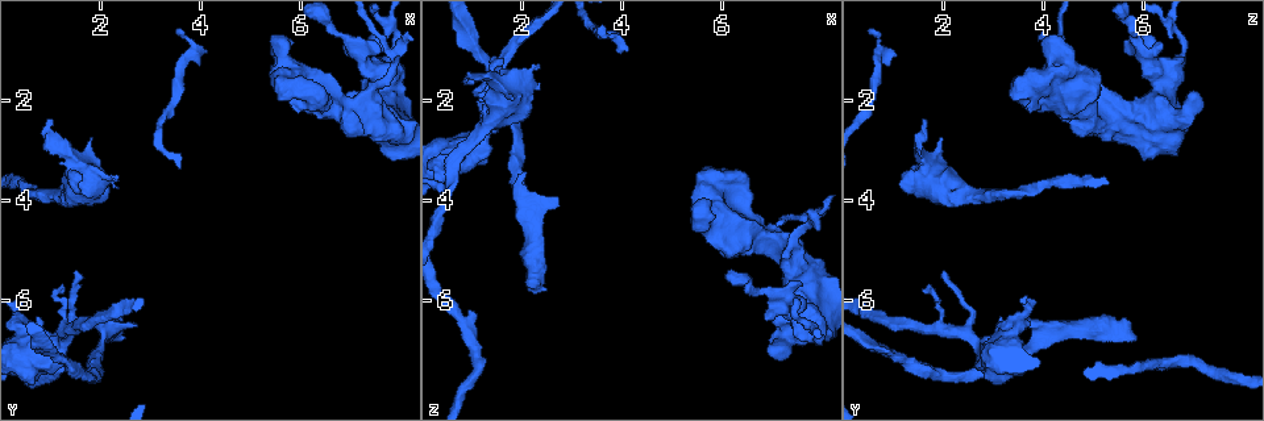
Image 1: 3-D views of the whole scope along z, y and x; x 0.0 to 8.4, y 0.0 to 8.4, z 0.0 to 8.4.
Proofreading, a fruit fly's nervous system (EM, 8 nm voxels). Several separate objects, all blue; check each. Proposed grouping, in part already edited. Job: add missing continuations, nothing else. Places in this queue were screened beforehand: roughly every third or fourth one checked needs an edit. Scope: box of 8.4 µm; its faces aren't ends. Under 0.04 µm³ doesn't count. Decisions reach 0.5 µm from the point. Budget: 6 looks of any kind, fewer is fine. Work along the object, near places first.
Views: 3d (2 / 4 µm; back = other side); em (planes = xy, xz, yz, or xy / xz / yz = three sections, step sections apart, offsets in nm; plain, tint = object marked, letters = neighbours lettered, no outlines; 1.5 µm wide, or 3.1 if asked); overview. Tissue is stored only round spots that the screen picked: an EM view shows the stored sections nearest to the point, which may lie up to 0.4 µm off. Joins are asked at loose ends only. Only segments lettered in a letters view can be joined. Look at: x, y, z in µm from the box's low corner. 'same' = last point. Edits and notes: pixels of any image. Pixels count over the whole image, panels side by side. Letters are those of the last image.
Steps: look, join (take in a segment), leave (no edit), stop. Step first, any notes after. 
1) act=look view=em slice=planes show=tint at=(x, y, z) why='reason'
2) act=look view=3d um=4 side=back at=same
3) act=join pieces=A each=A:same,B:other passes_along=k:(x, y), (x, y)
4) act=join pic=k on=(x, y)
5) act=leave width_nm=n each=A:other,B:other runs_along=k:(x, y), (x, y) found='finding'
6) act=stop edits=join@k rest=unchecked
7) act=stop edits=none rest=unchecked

act=look view=3d um=2 at=(1.00, 2.40, 1.55) why='branch stops here'

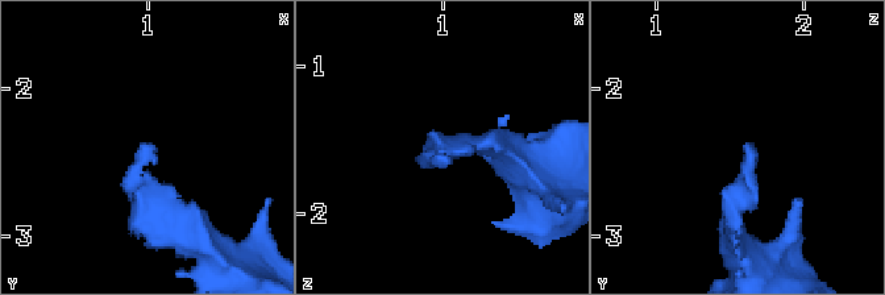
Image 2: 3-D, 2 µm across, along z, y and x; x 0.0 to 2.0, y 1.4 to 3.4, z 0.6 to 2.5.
act=look view=em slice=yz step=8 show=tint at=(1.00, 2.38, 1.60)

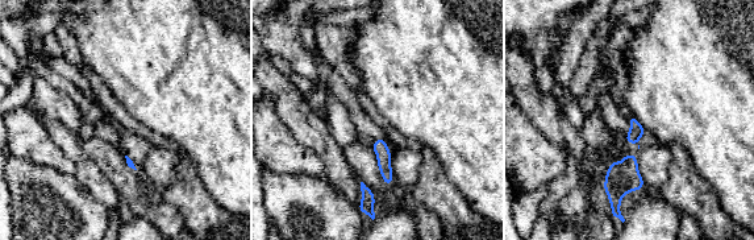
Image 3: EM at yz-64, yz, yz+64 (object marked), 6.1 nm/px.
act=look view=em slice=planes show=letters at=same

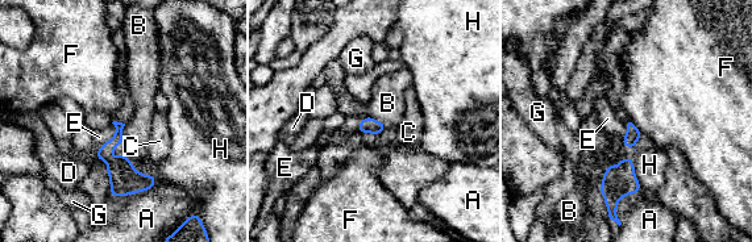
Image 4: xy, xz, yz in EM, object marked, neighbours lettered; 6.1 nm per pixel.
act=leave each=A:other,B:other,C:other,D:other,E:other,F:other,G:other,H:other border=4:(607, 165), (602, 184), (598, 188) found='no lettered segment goes on from it'

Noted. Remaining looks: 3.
act=look view=3d um=2 at=(2.50, 6.80, 5.80) why='an open end'

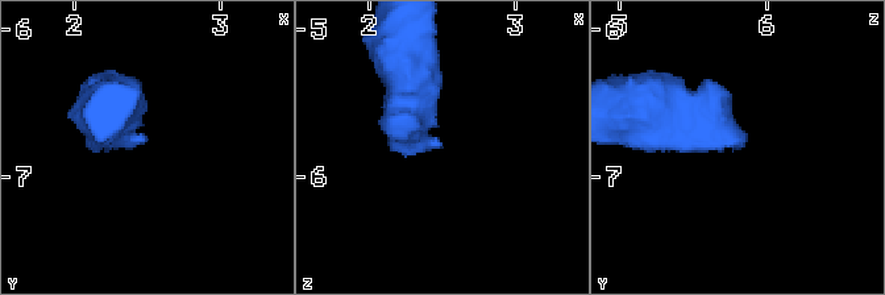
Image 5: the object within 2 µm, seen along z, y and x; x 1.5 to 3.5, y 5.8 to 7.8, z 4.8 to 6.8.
act=look view=em slice=planes show=letters at=(2.46, 6.80, 5.80) why='need the tissue'

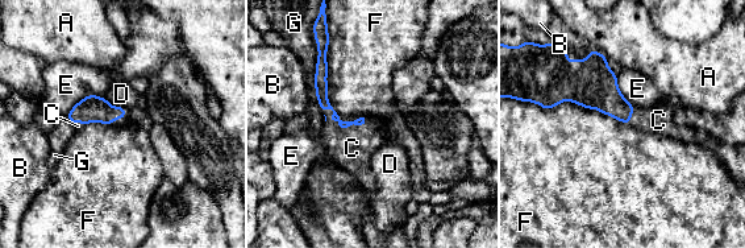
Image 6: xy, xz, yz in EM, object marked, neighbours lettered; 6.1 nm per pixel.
act=join pic=6 on=(352, 148) longest_contact=F:500nm each=A:other,B:other,C:same,D:other,E:other,F:other,G:other found='it goes on there'

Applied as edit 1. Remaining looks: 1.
act=stop edits=join@6 rest=unchecked

